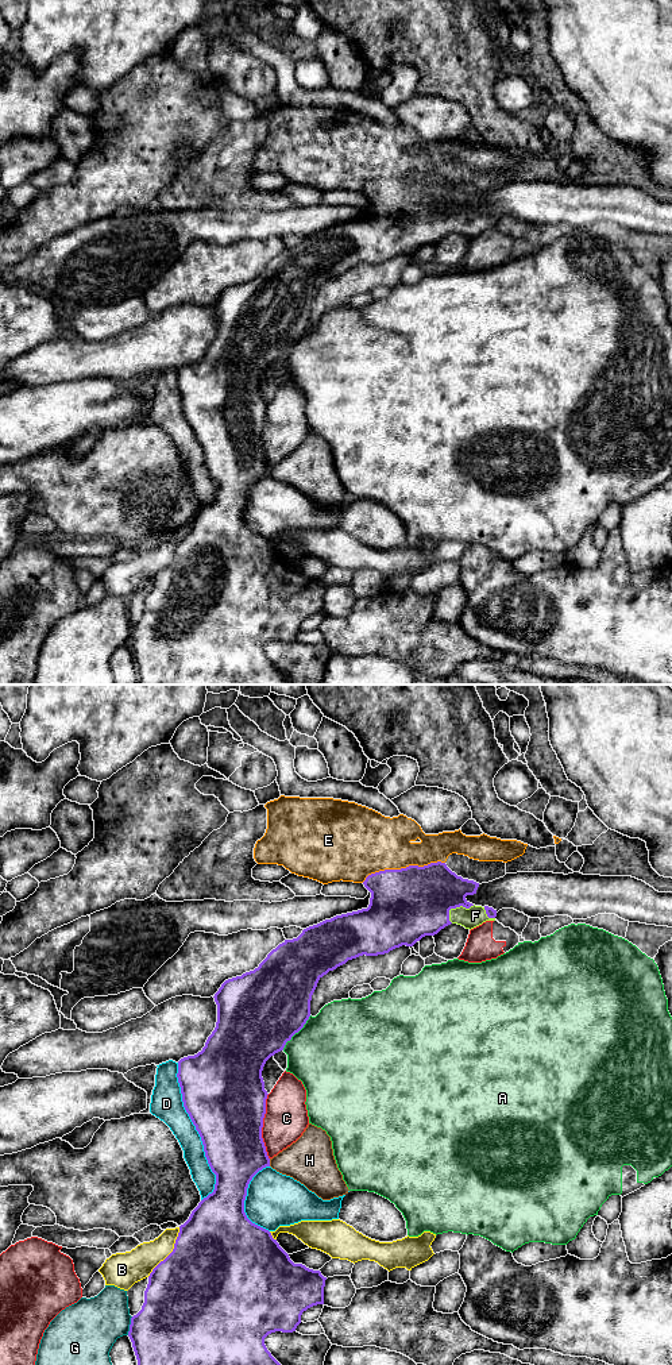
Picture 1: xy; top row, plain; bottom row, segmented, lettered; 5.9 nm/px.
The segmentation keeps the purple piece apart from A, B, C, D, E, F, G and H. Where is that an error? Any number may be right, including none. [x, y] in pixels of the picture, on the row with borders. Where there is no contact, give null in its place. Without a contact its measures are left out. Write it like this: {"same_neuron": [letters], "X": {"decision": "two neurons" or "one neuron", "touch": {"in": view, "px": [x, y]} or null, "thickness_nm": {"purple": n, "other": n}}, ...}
{"same_neuron": ["F"], "A": {"decision": "two neurons", "touch": {"in": "xy", "px": [296, 1032]}, "thickness_nm": {"purple": 480, "other": 480}}, "B": {"decision": "two neurons", "touch": {"in": "xy", "px": [172, 1252]}, "thickness_nm": {"purple": 500, "other": 190}}, "C": {"decision": "two neurons", "touch": {"in": "xy", "px": [262, 1126]}, "thickness_nm": {"purple": 460, "other": 260}}, "D": {"decision": "two neurons", "touch": {"in": "xy", "px": [199, 1133]}, "thickness_nm": {"purple": 480, "other": 180}}, "E": {"decision": "two neurons", "touch": {"in": "xy", "px": [402, 868]}, "thickness_nm": {"purple": 420, "other": 360}}, "F": {"decision": "one neuron", "touch": {"in": "xy", "px": [456, 906]}, "thickness_nm": {"purple": 420, "other": 120}}, "G": {"decision": "two neurons", "touch": {"in": "xy", "px": [130, 1326]}, "thickness_nm": {"purple": 440, "other": 360}}, "H": {"decision": "two neurons", "touch": {"in": "xy", "px": [269, 1163]}, "thickness_nm": {"purple": 360, "other": 280}}}

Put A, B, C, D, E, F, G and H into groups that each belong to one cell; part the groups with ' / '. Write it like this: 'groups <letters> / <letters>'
groups A / B / C / D / E / F / G / H

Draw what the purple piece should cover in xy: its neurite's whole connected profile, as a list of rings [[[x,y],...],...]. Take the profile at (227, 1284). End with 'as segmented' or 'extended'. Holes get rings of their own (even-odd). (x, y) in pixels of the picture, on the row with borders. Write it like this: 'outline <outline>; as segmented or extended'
outline [[[445,863],[409,865],[371,874],[363,882],[371,892],[367,909],[336,915],[309,926],[293,940],[285,940],[254,971],[225,980],[215,994],[217,1022],[205,1046],[178,1061],[182,1102],[198,1131],[216,1184],[179,1226],[173,1252],[150,1273],[142,1310],[131,1318],[128,1337],[138,1365],[281,1365],[267,1350],[264,1338],[275,1331],[293,1333],[308,1308],[324,1304],[325,1280],[320,1270],[294,1264],[271,1233],[252,1223],[244,1212],[247,1188],[270,1158],[262,1138],[267,1091],[262,1071],[266,1061],[283,1050],[310,1017],[310,1000],[318,980],[329,971],[359,956],[378,956],[402,945],[413,946],[425,936],[435,936],[451,924],[474,929],[495,921],[497,910],[475,906],[466,896],[476,894],[479,883],[463,879]]]; extended

